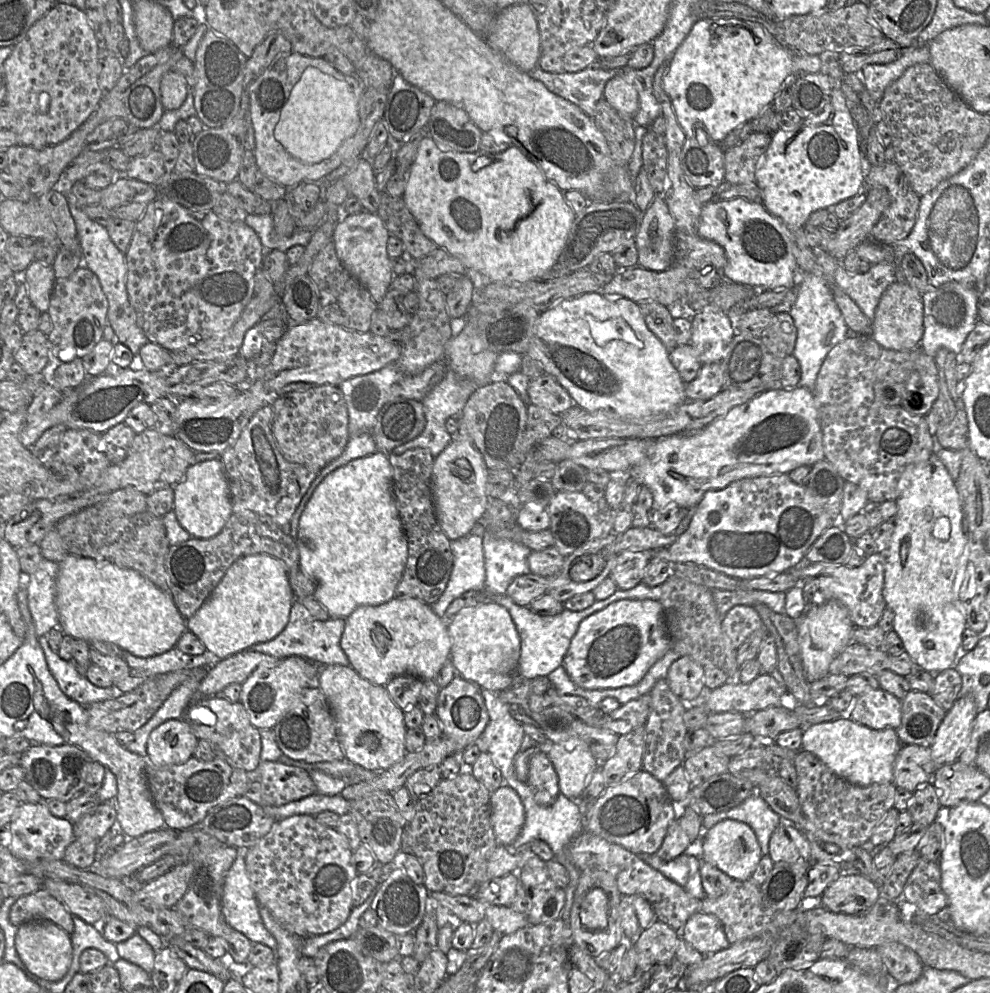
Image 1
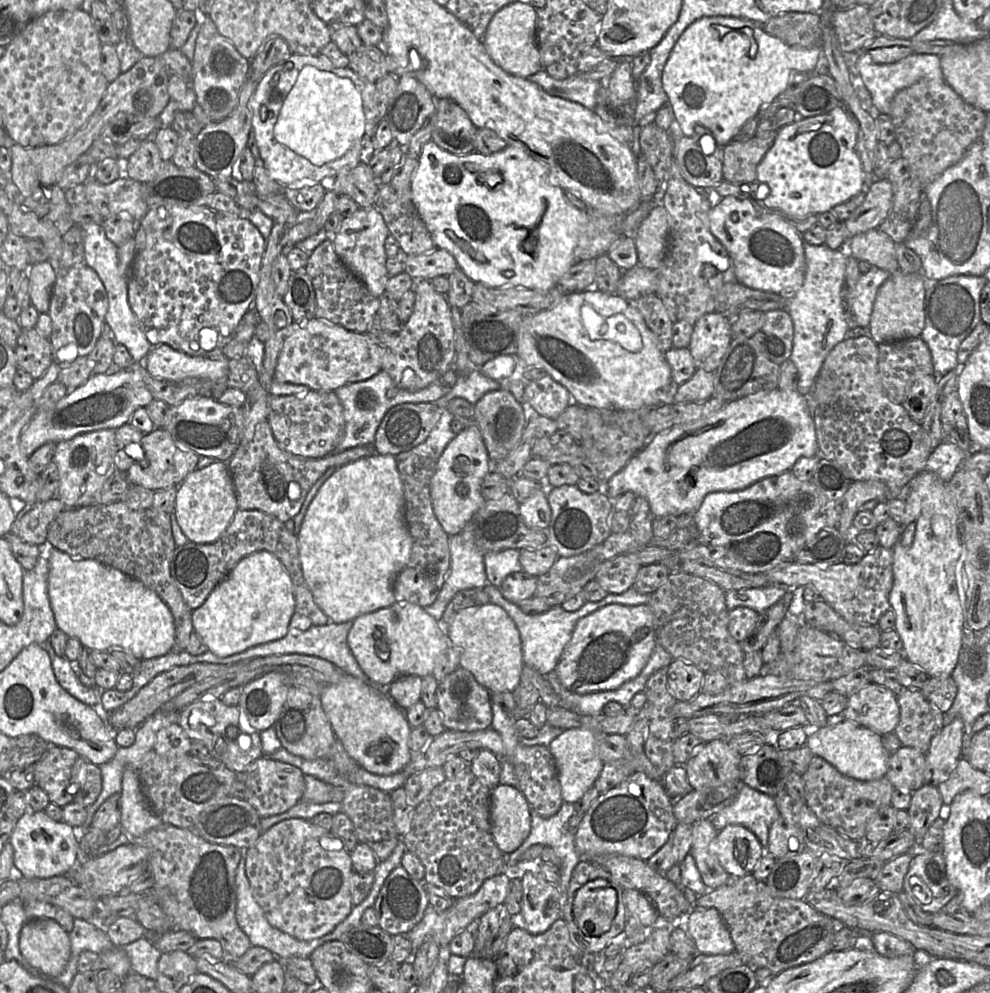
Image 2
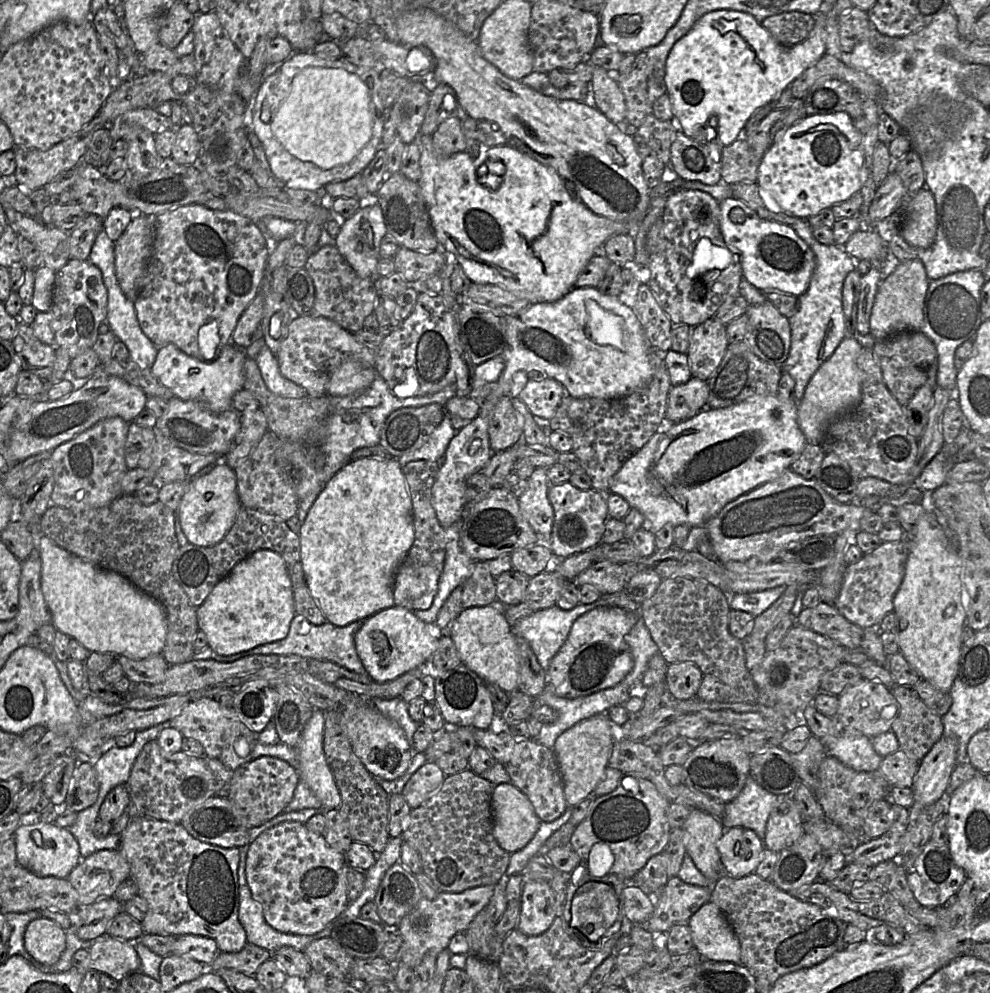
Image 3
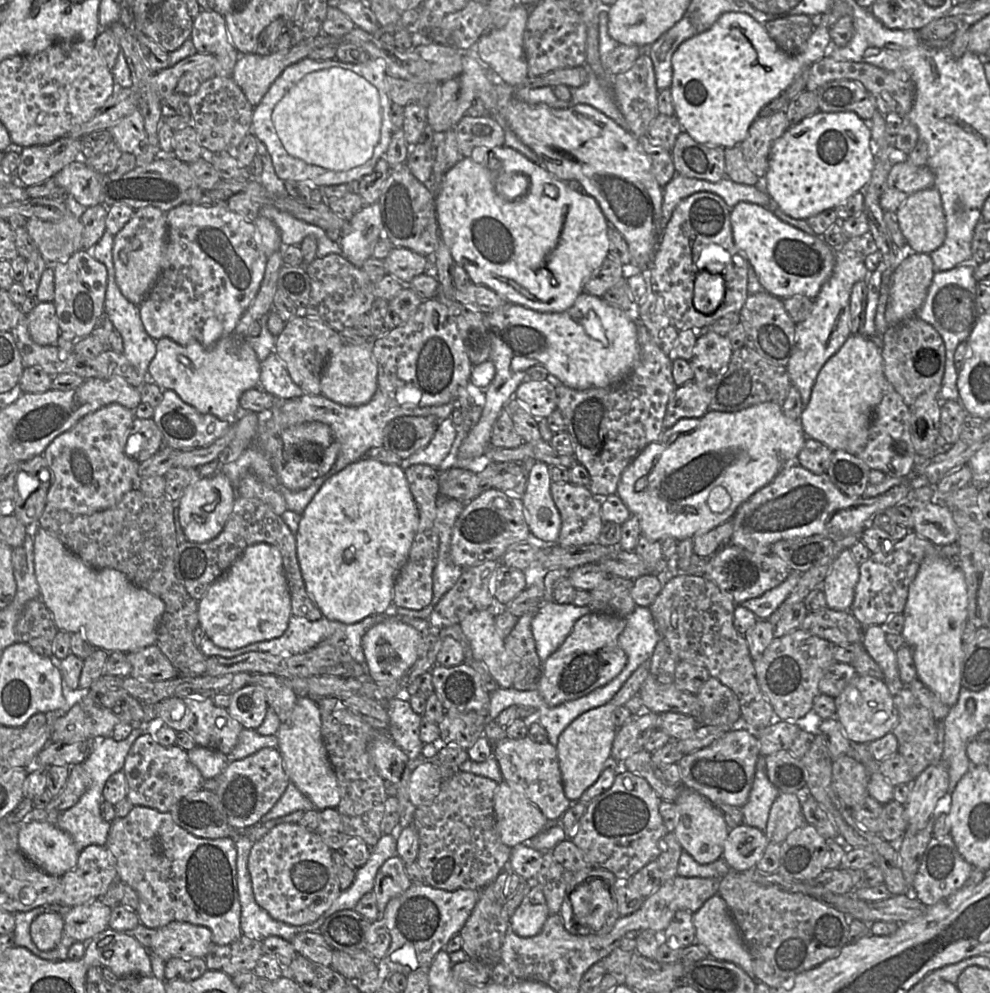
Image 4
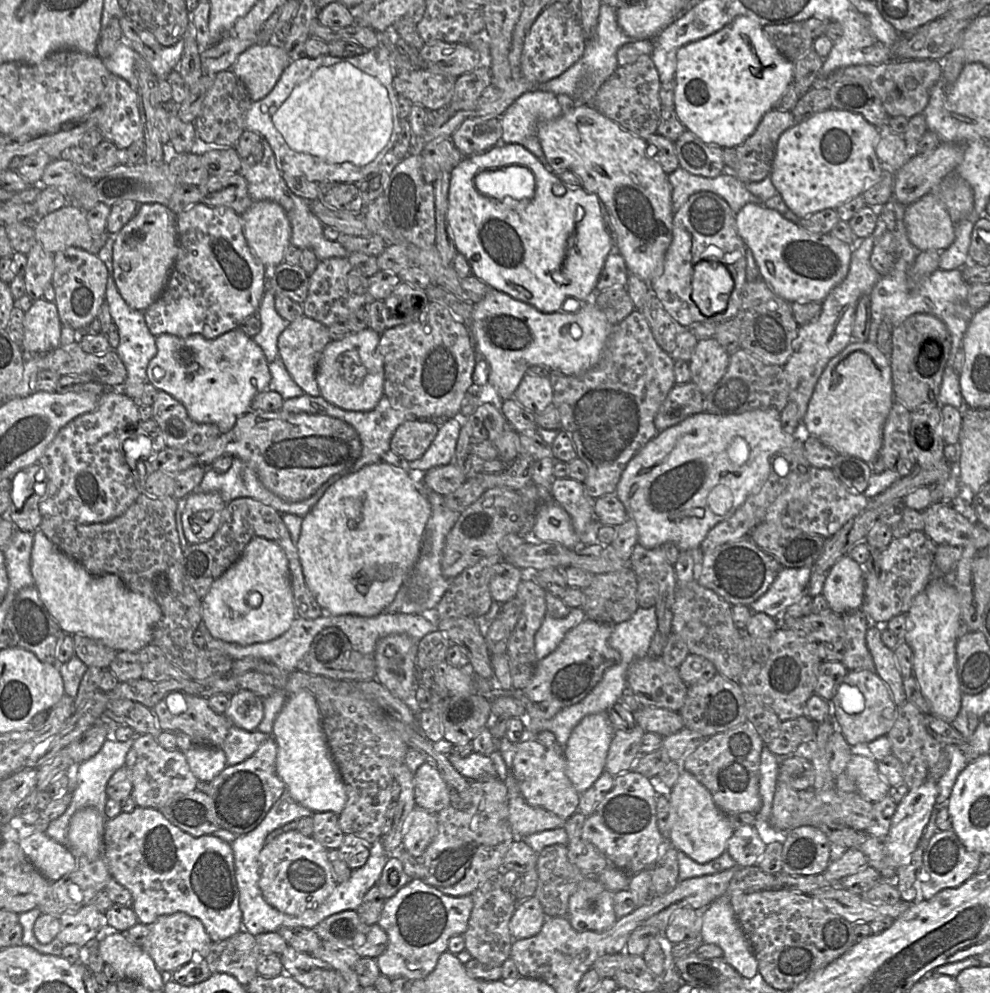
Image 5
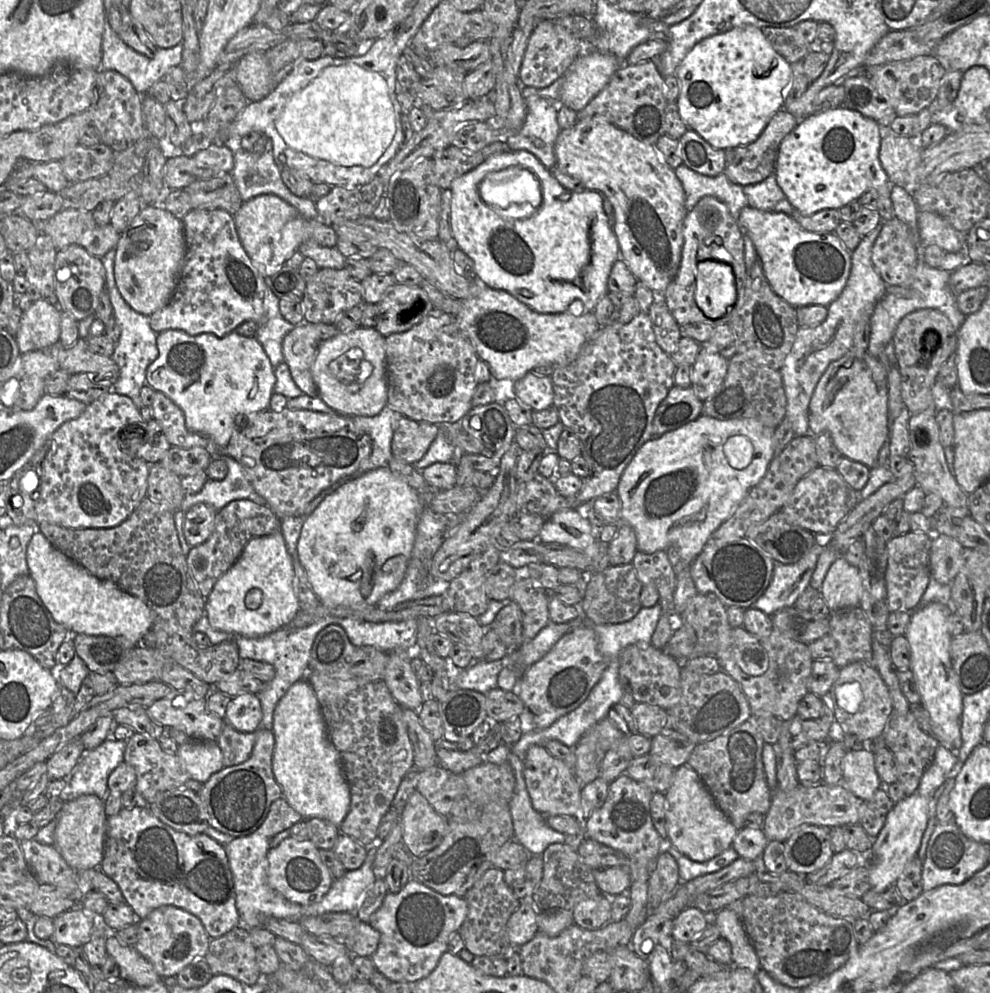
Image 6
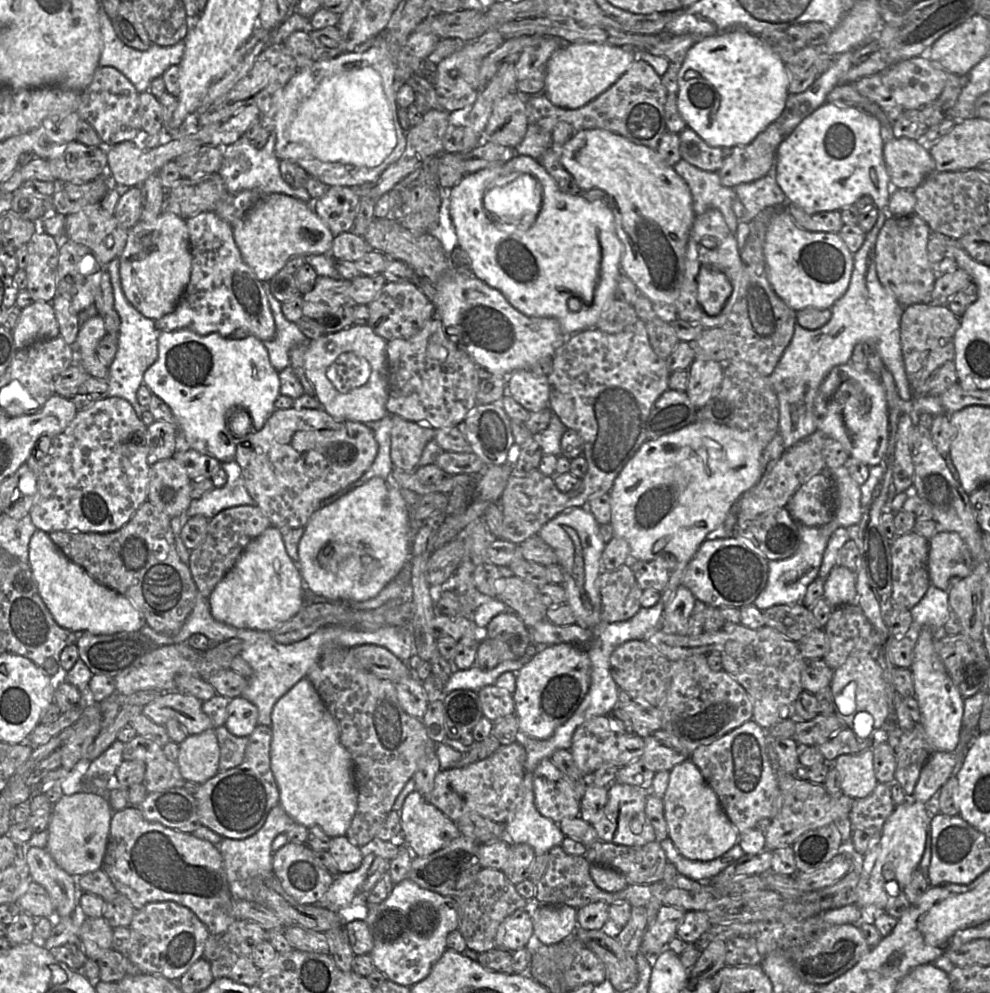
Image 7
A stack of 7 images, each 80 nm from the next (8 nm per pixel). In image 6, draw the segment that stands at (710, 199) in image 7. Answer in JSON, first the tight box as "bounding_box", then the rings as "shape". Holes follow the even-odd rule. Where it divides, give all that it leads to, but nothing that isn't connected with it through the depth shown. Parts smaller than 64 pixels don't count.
{"bounding_box":[674,163,749,221],"shape":[[[683,163],[674,172],[683,186],[688,211],[702,197],[714,196],[726,204],[732,217],[738,221],[742,208],[749,206],[743,186],[730,181],[724,172],[710,177],[691,170]]]}

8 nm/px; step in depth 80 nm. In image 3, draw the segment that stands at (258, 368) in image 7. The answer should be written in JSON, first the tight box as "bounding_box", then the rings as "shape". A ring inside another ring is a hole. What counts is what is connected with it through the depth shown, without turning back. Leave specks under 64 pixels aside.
{"bounding_box":[150,342,246,412],"shape":[[[231,342],[223,346],[216,358],[211,361],[190,356],[170,343],[158,347],[150,371],[175,397],[198,401],[214,412],[223,412],[232,408],[233,395],[243,389],[246,359],[244,349]]]}

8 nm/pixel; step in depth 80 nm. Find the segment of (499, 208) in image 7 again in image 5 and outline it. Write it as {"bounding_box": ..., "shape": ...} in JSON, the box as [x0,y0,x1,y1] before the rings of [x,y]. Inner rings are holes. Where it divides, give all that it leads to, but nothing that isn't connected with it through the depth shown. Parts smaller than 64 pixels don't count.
{"bounding_box":[475,166,535,201],"shape":[[[509,166],[494,171],[484,171],[475,178],[475,187],[483,195],[502,201],[505,198],[512,198],[520,201],[531,199],[535,193],[535,176],[524,166]]]}

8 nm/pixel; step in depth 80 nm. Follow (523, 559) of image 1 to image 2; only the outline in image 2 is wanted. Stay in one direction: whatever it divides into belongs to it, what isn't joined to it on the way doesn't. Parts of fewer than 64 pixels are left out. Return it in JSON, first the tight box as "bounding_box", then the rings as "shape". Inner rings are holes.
{"bounding_box":[484,549,524,588],"shape":[[[518,549],[484,553],[488,583],[499,588],[509,574],[524,571],[519,561],[519,554],[520,550]]]}

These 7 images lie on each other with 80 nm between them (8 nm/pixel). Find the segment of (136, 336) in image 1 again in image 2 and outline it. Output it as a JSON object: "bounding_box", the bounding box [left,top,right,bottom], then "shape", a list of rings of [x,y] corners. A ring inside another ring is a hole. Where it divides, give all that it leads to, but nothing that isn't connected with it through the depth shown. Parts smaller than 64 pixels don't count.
{"bounding_box":[78,223,153,362],"shape":[[[85,223],[78,224],[78,226],[82,231],[84,264],[98,274],[108,296],[108,311],[105,315],[105,322],[113,331],[114,342],[124,345],[135,362],[144,361],[153,346],[140,329],[134,312],[130,307],[128,301],[128,276],[121,274],[119,271],[118,247],[107,238],[101,225]]]}

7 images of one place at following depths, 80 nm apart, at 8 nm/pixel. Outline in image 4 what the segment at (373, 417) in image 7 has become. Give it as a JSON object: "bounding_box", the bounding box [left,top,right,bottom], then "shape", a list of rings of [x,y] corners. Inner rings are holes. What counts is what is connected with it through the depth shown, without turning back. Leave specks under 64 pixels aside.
{"bounding_box":[320,343,378,407],"shape":[[[345,343],[338,352],[331,355],[320,379],[320,392],[329,400],[346,407],[358,407],[367,404],[378,389],[378,367],[373,357],[373,345]]]}

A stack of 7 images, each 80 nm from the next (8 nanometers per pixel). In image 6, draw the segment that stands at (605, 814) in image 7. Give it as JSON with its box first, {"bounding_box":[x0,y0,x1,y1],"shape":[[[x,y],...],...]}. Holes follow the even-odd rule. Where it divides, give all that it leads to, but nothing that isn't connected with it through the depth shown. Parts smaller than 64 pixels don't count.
{"bounding_box":[584,773,665,858],"shape":[[[625,773],[621,774],[610,782],[602,807],[594,810],[584,820],[586,837],[630,856],[657,858],[664,850],[665,840],[655,829],[650,814],[653,792],[651,784],[633,780]]]}

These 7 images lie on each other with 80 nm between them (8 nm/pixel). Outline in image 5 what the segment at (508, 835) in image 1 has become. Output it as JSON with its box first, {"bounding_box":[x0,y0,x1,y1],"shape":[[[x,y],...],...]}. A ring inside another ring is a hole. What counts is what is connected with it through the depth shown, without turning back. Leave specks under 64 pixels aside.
{"bounding_box":[508,795,564,838],"shape":[[[521,795],[508,797],[508,822],[515,838],[563,827],[564,821],[552,812],[529,805]]]}

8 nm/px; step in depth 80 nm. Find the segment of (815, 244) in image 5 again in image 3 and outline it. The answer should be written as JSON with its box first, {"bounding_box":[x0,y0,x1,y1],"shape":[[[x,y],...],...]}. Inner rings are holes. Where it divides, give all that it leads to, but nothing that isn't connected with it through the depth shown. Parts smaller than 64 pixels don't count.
{"bounding_box":[719,197,815,297],"shape":[[[734,197],[723,200],[719,205],[721,234],[727,246],[733,252],[739,254],[744,279],[762,292],[780,291],[796,297],[804,294],[808,289],[815,269],[815,255],[795,230],[790,225],[760,218],[756,211],[751,209],[745,202]],[[734,208],[740,208],[744,211],[745,221],[743,223],[734,223],[731,220],[730,213]]]}

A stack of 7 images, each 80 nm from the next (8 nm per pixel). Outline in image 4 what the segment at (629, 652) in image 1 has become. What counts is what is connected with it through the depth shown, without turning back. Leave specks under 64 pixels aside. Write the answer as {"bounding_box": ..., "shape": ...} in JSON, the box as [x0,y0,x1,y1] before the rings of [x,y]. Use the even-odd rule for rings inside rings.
{"bounding_box":[537,611,627,707],"shape":[[[591,611],[580,617],[560,647],[542,664],[537,691],[544,702],[549,707],[558,706],[563,702],[583,697],[614,679],[623,670],[627,662],[626,653],[618,644],[618,637],[625,626],[626,618],[613,614]]]}

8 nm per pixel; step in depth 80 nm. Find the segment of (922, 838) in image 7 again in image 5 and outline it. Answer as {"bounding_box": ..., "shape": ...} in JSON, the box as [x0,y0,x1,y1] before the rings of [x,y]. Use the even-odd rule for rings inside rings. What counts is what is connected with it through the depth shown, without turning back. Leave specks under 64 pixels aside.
{"bounding_box":[884,779,937,868],"shape":[[[927,779],[919,787],[909,790],[897,804],[889,833],[884,840],[896,868],[906,864],[919,845],[937,796],[937,782]]]}

